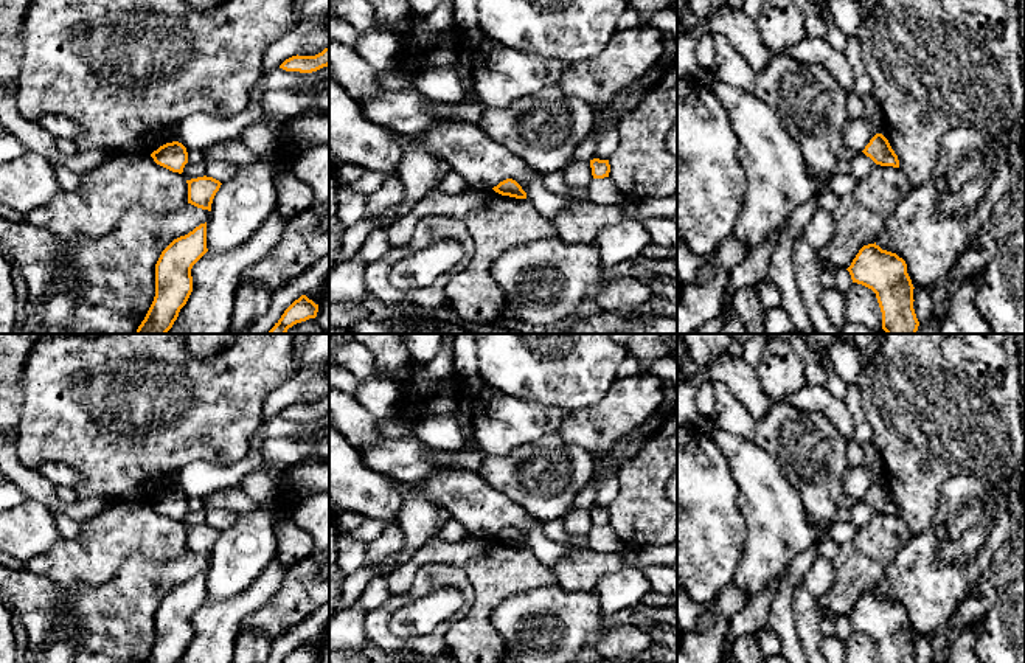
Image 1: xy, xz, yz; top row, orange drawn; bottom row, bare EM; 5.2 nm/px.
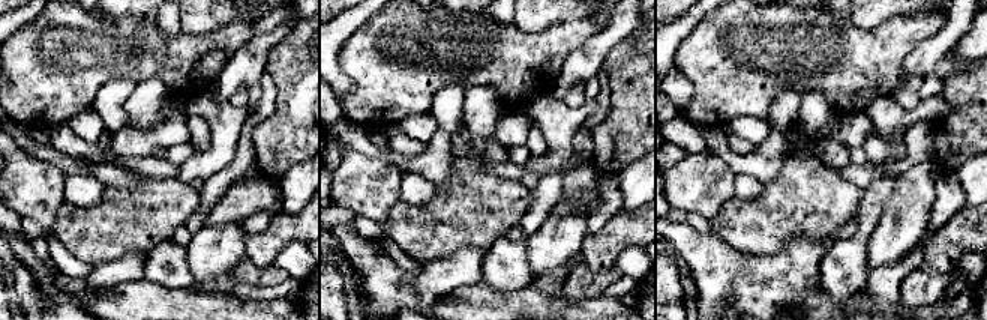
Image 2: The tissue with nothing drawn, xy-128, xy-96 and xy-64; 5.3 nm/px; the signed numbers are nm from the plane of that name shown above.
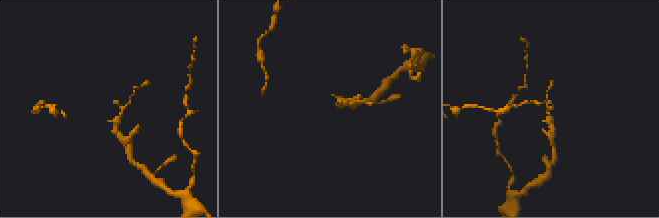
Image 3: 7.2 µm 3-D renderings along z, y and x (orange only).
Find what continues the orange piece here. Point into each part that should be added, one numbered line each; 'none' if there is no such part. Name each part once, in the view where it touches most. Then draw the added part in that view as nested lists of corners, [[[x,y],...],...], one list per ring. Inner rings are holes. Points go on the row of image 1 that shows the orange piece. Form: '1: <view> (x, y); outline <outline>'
none

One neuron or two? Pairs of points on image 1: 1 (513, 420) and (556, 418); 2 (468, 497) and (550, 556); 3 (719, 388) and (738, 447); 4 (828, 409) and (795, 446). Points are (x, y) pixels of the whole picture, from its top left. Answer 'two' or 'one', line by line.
1: one
2: one
3: two
4: two

